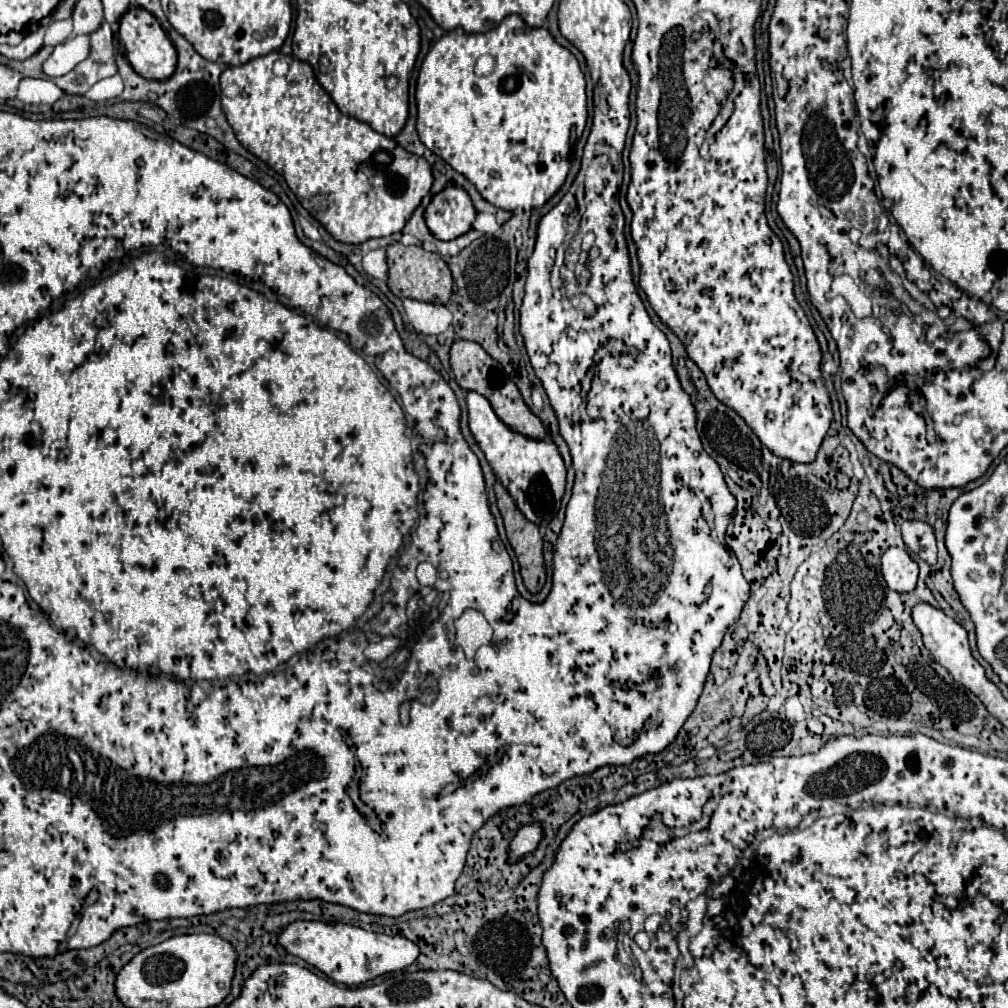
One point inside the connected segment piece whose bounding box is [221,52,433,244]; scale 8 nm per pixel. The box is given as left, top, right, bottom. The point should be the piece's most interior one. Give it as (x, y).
(359, 184)

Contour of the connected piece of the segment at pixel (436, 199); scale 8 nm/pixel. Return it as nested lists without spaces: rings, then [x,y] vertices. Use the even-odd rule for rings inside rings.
[[[447,186],[433,196],[425,210],[425,222],[439,240],[453,240],[471,230],[477,216],[469,194],[461,186]]]

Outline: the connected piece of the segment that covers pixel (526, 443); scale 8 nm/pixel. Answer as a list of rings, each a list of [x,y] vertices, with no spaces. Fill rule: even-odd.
[[[467,392],[467,408],[469,408],[469,428],[487,456],[495,476],[505,484],[509,494],[513,496],[517,508],[533,520],[537,526],[545,526],[557,514],[563,492],[565,492],[565,464],[563,458],[551,440],[533,440],[511,430],[501,418],[493,412],[491,402],[477,394]]]

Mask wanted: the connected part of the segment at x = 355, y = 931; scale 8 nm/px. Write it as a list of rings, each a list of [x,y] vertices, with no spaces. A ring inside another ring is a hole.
[[[297,920],[285,926],[279,934],[279,944],[293,956],[305,960],[307,964],[319,968],[331,980],[347,986],[359,986],[367,980],[373,980],[385,972],[397,972],[411,966],[419,948],[403,936],[387,936],[367,932],[351,924],[325,924],[323,921]]]

